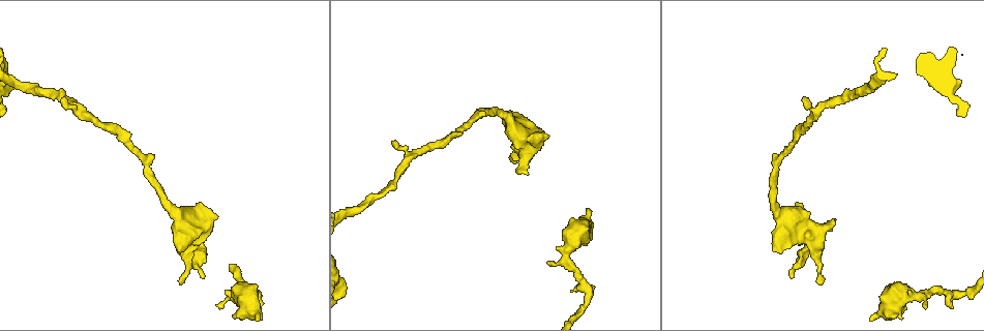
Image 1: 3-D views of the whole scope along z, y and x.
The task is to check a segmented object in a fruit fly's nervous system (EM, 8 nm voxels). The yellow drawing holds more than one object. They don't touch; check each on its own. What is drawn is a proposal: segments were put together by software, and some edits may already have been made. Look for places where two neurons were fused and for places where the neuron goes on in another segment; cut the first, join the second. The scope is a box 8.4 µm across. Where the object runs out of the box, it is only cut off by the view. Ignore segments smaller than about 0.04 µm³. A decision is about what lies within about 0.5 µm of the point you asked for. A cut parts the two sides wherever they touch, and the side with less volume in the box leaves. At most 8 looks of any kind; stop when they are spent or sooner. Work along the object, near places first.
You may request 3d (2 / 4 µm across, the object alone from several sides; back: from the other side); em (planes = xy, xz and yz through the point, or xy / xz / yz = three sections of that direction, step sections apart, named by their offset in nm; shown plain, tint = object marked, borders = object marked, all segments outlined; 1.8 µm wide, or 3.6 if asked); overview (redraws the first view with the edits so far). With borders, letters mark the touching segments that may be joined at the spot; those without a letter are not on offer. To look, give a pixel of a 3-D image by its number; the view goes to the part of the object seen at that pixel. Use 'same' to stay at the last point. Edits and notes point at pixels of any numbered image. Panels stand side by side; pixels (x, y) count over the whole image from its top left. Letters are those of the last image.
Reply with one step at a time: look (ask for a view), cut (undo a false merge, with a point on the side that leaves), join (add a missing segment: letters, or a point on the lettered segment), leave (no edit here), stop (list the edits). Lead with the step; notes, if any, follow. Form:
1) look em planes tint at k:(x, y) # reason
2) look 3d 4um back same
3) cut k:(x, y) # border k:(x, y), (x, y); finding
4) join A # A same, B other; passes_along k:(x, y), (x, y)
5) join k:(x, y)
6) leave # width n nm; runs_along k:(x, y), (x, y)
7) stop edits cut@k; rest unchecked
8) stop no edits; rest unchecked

look em planes plain at 1:(395, 140) # an open end

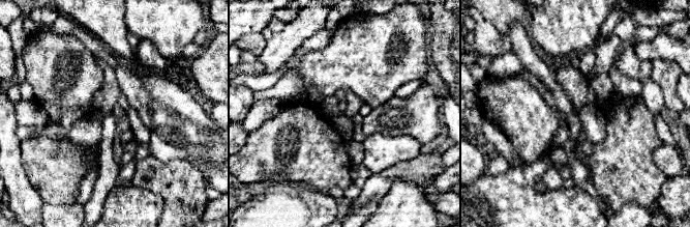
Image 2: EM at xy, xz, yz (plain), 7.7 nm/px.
look em planes borders same

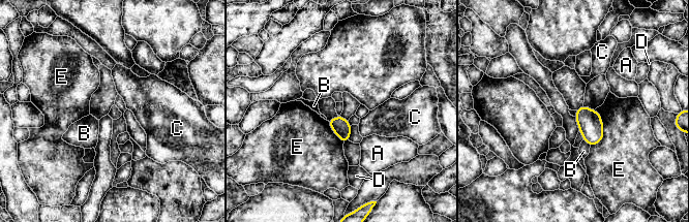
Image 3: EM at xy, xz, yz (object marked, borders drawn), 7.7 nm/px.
leave # A other, B other, C other, D other, E other; border 3:(583, 139), (590, 146); none of them fits

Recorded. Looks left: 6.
look em xy step 4 borders at 1:(833, 220) # an open end

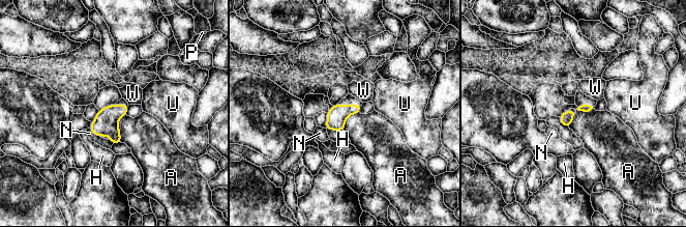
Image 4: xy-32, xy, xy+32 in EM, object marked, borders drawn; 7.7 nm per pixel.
look em planes borders same # cut it another way

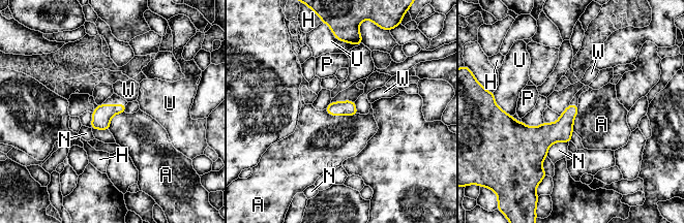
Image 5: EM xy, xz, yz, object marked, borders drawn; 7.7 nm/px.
leave # A other, H other, N other, P other, U other, W other; border 5:(124, 112), (110, 119), (109, 130); no lettered segment goes on from it

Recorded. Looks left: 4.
look em planes tint at 1:(953, 307) # an open end

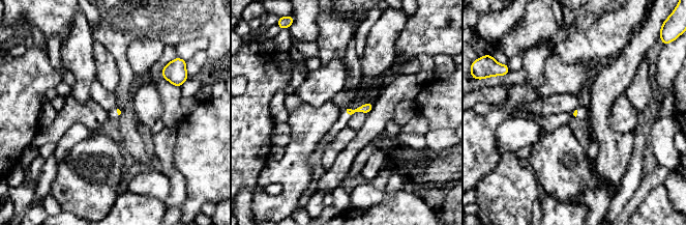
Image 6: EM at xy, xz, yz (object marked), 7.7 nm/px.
look em planes borders same # see the neighbours

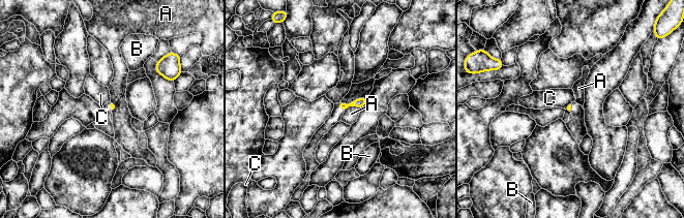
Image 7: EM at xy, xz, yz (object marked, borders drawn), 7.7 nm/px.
leave # A other, B other, C other; none of them fits

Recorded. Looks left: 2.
stop no edits; rest unchecked

